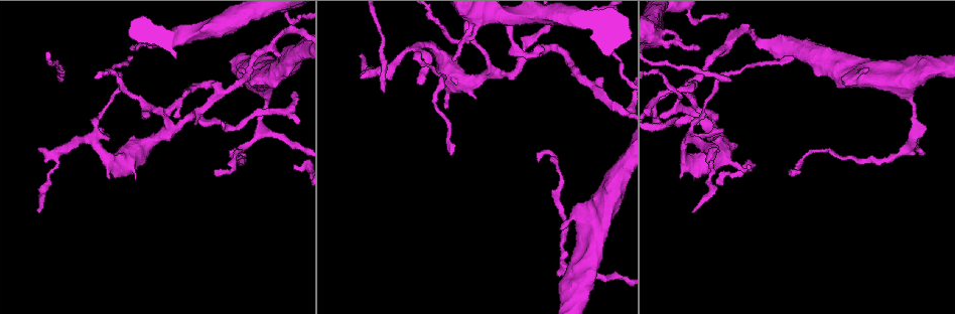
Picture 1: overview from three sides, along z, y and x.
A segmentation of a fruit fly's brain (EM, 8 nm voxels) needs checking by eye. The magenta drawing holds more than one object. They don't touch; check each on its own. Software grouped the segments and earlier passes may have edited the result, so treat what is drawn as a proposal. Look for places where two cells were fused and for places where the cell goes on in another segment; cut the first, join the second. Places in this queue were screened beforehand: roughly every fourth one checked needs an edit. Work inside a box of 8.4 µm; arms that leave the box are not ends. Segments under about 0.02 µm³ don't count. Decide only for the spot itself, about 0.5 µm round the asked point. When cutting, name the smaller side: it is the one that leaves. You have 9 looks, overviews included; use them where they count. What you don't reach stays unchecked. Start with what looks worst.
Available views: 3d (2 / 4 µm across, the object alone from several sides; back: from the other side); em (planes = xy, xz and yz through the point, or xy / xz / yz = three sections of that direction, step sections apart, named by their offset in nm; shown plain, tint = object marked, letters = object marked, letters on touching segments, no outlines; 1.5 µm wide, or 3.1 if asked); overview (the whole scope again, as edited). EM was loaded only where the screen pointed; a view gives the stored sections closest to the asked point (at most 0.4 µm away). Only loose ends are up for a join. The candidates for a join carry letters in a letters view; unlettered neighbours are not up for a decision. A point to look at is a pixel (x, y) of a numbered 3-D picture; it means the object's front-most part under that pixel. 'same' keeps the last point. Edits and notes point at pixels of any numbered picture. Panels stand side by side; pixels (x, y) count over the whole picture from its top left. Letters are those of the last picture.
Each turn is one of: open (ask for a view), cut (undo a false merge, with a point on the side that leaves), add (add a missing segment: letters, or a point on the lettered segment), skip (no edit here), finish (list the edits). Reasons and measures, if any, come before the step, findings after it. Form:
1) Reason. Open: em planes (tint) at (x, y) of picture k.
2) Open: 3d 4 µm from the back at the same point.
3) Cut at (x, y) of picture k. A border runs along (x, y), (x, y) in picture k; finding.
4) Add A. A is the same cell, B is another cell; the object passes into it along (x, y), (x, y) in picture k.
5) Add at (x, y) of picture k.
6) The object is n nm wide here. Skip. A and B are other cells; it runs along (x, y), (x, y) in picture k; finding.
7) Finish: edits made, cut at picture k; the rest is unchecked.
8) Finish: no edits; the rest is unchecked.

End of a long branch. Open: 3d 4 µm at (537, 160) of picture 1.

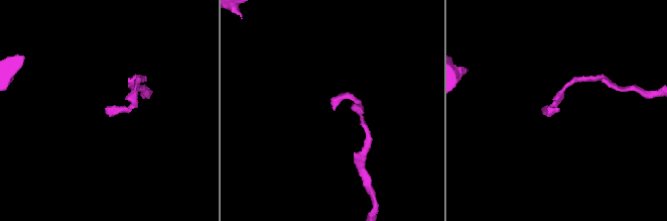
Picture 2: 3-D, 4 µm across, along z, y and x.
Open: em xz step 8 (tint) at (334, 110) of picture 2.

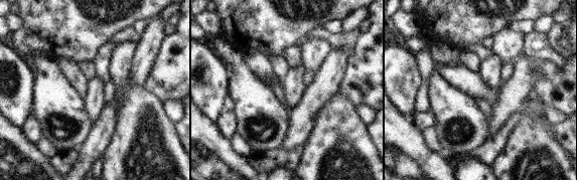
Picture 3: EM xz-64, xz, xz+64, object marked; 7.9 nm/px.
Another direction. Open: em planes (letters) at the same point.

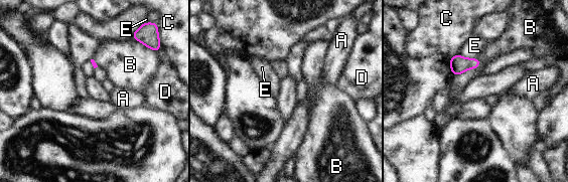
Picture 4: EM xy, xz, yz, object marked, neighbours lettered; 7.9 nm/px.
Skip. A, B, C, D and E are other cells; a border runs along (131, 37), (155, 52) in picture 4; none of them fits.

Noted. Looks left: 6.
Branch stops here. Open: em xy step 8 (tint) at (420, 82) of picture 1.

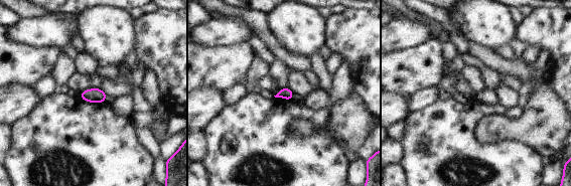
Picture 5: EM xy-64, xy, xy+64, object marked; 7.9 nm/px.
Open: em planes (letters) at the same point.

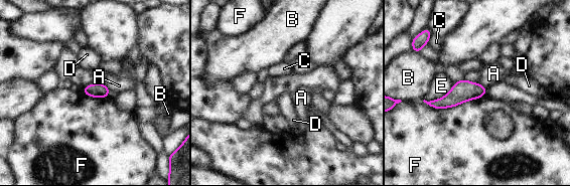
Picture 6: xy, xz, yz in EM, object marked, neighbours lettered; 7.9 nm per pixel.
The longest contact is with F, 500 nm. Skip. A, B, C, D, E and F are other cells; none of them fits.

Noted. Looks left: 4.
Sharp bend. Open: em planes (tint) at (286, 17) of picture 1.

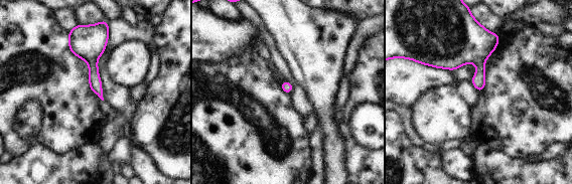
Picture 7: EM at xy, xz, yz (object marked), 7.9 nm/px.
What lies round it. Open: em planes (letters) at the same point.

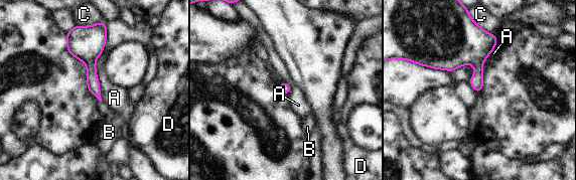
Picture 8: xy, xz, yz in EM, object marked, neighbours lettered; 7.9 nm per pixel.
Skip. A, B, C and D are other cells; a border runs along (96, 69), (102, 101) in picture 8; all the same cell.

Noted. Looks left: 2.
Arms part here. Open: em yz step 8 (letters) at (226, 127) of picture 1.

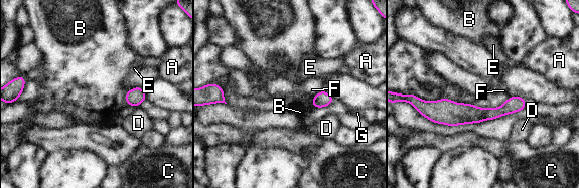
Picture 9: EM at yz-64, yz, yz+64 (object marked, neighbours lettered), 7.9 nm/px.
Open: em planes (letters) at the same point.

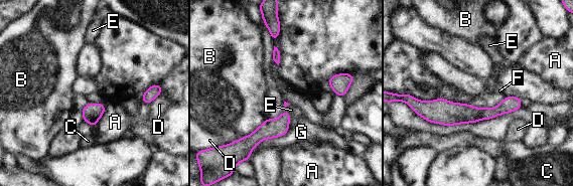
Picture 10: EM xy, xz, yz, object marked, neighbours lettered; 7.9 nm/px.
Skip. A, B, C, D, E, F and G are other cells; a border runs along (106, 106), (103, 115), (94, 127) in picture 10; one cell here.

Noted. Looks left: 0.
Finish: no edits; the rest is unchecked.

